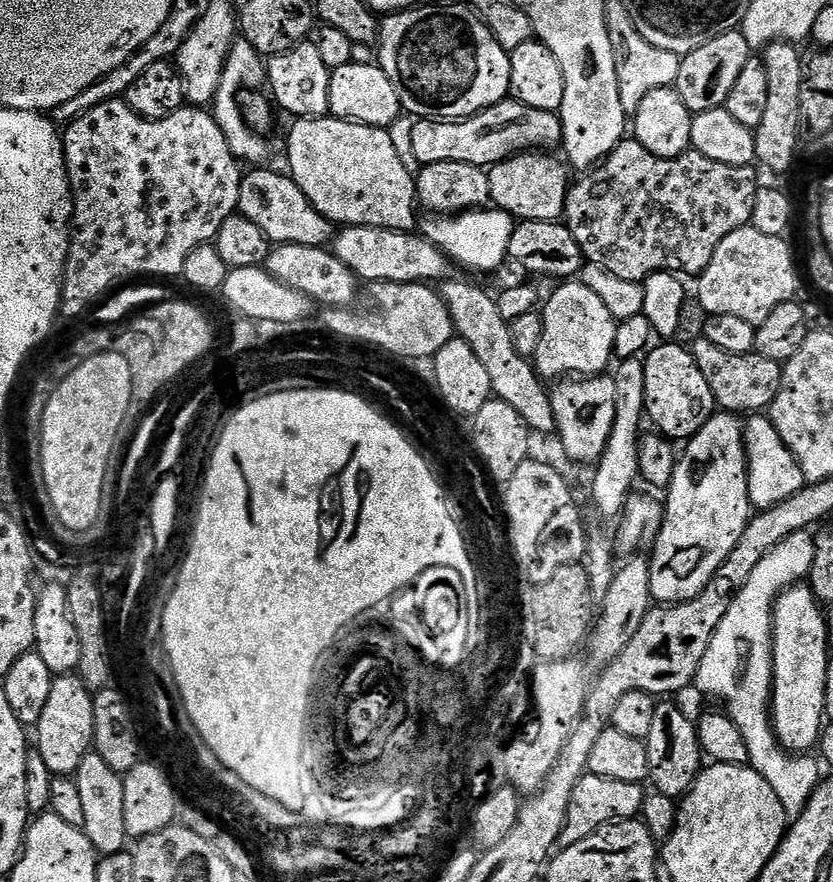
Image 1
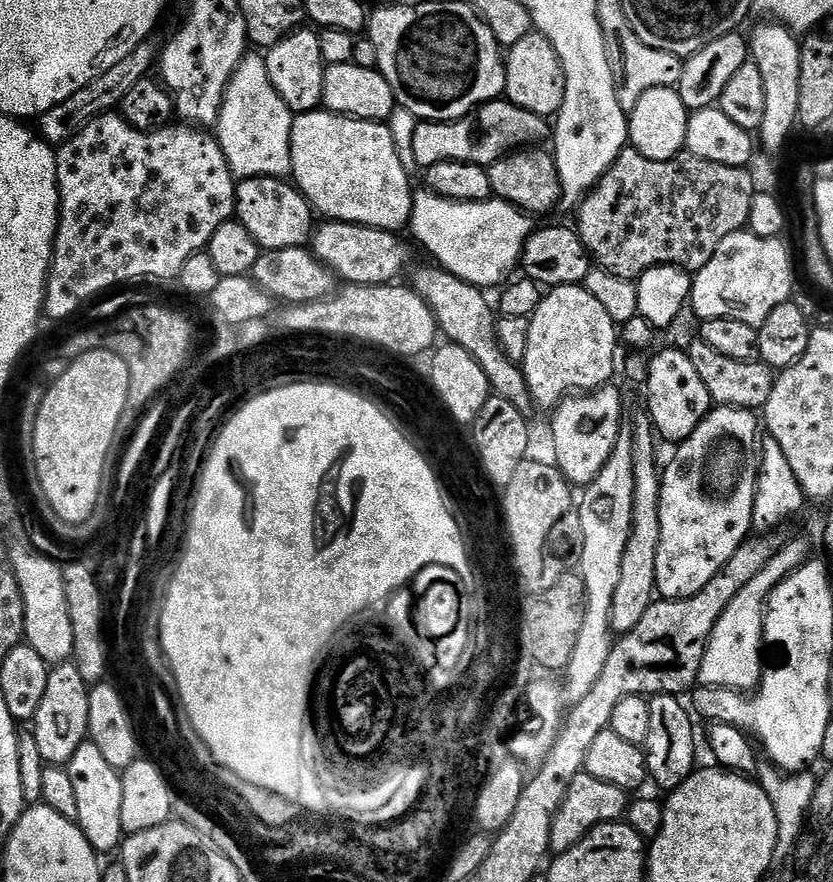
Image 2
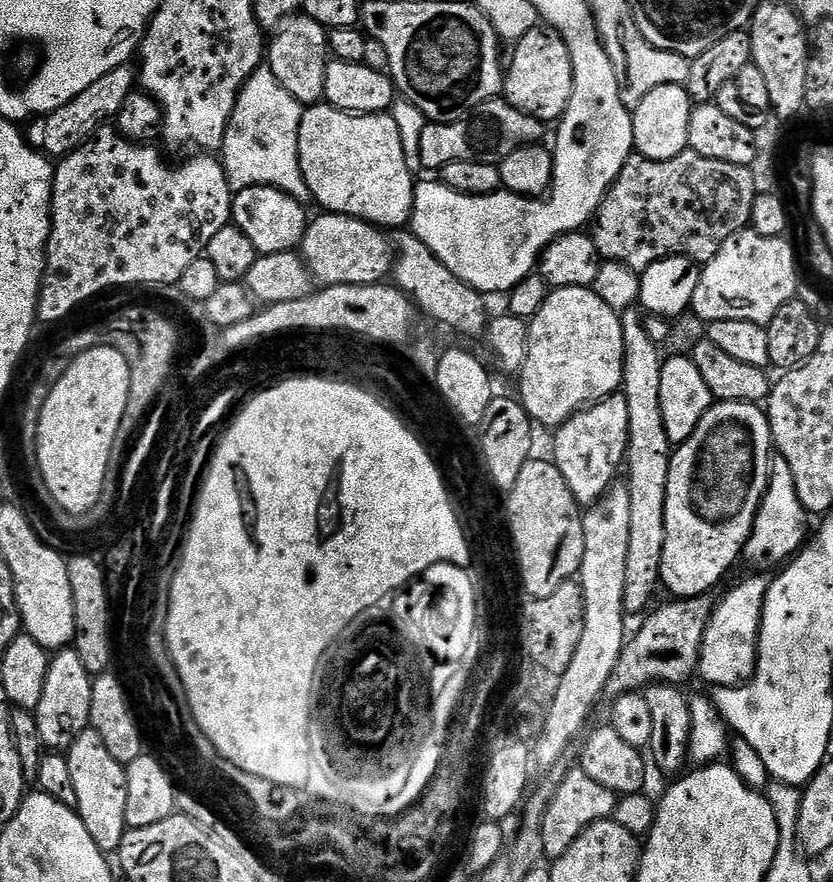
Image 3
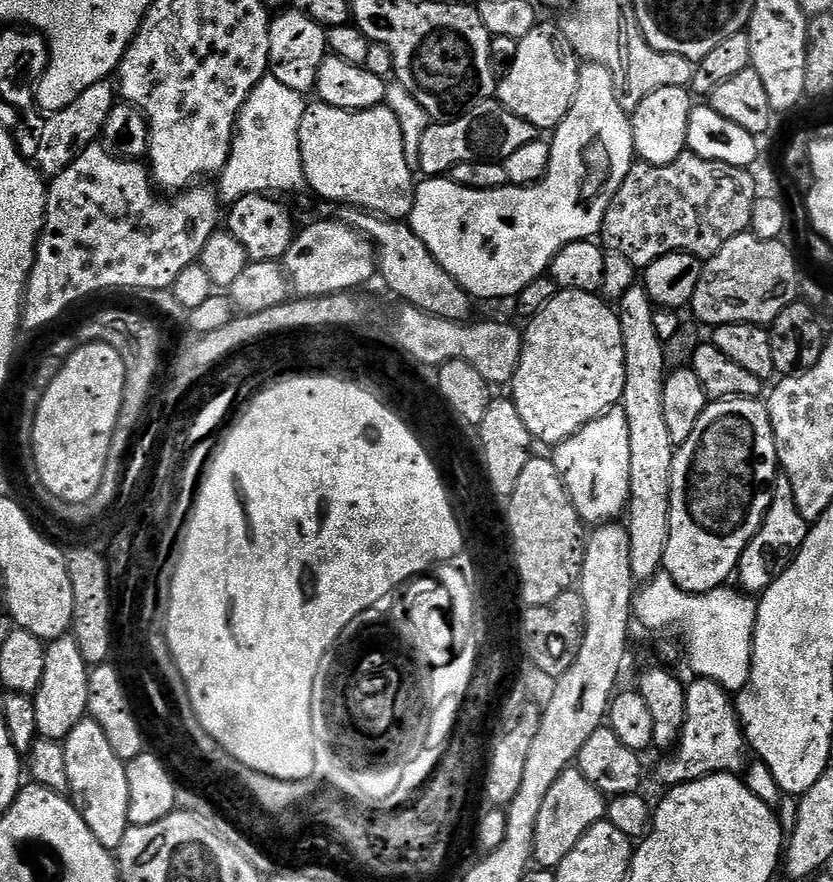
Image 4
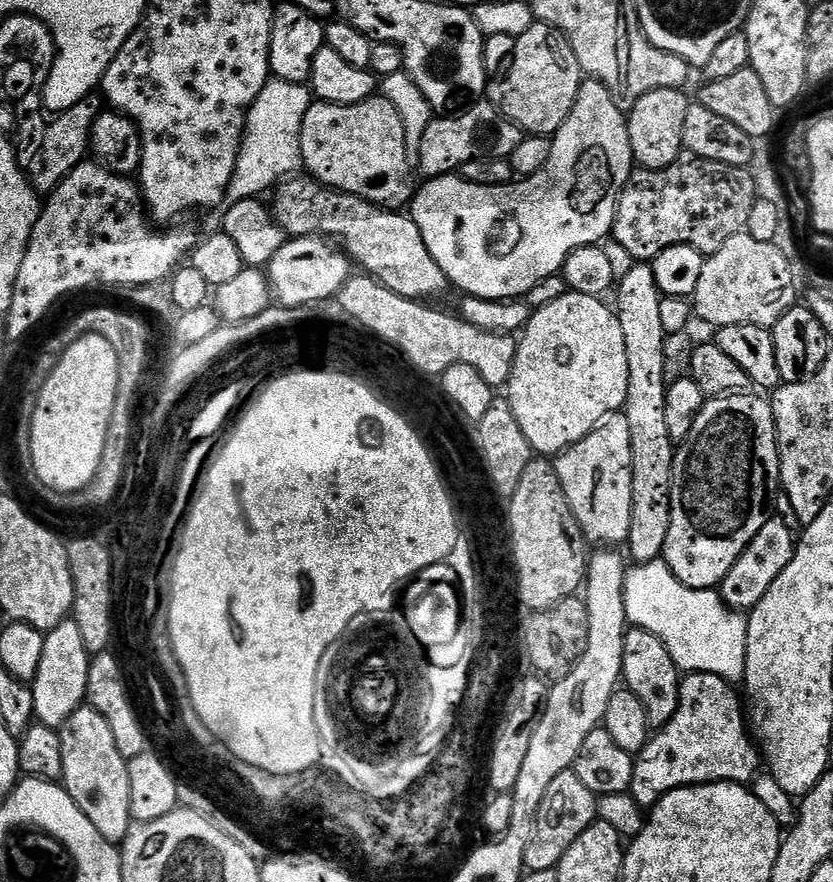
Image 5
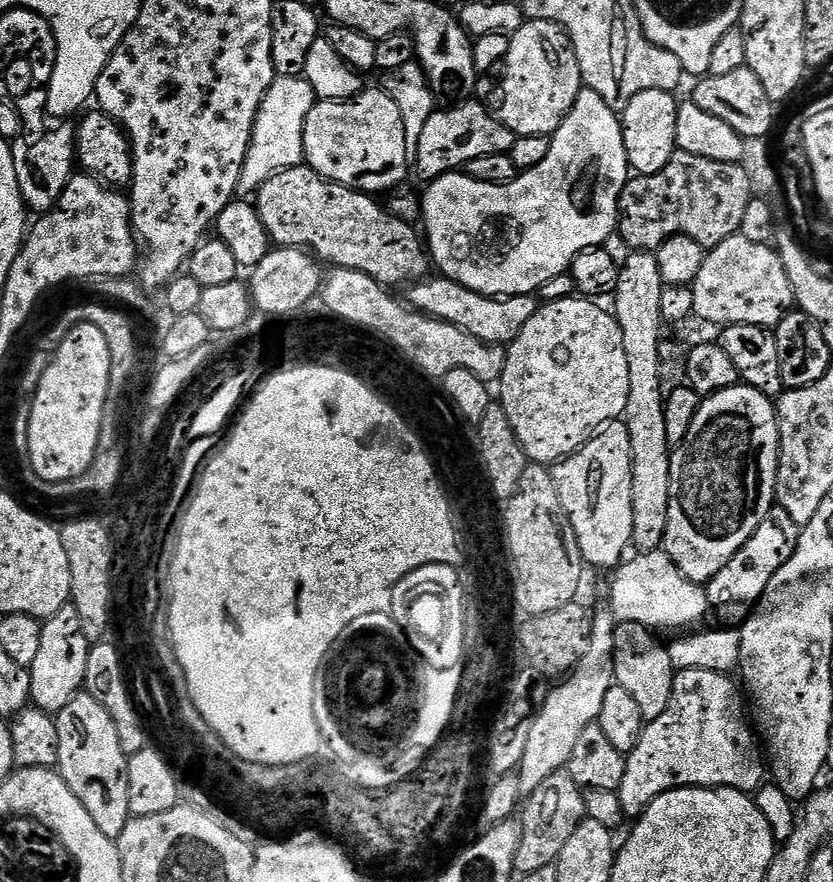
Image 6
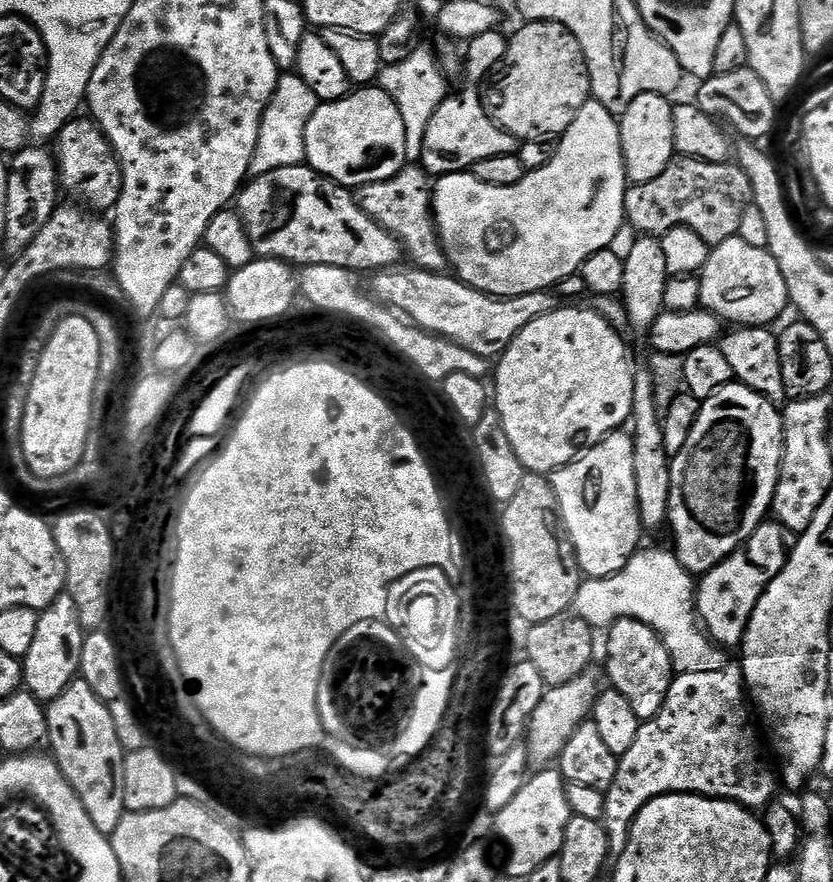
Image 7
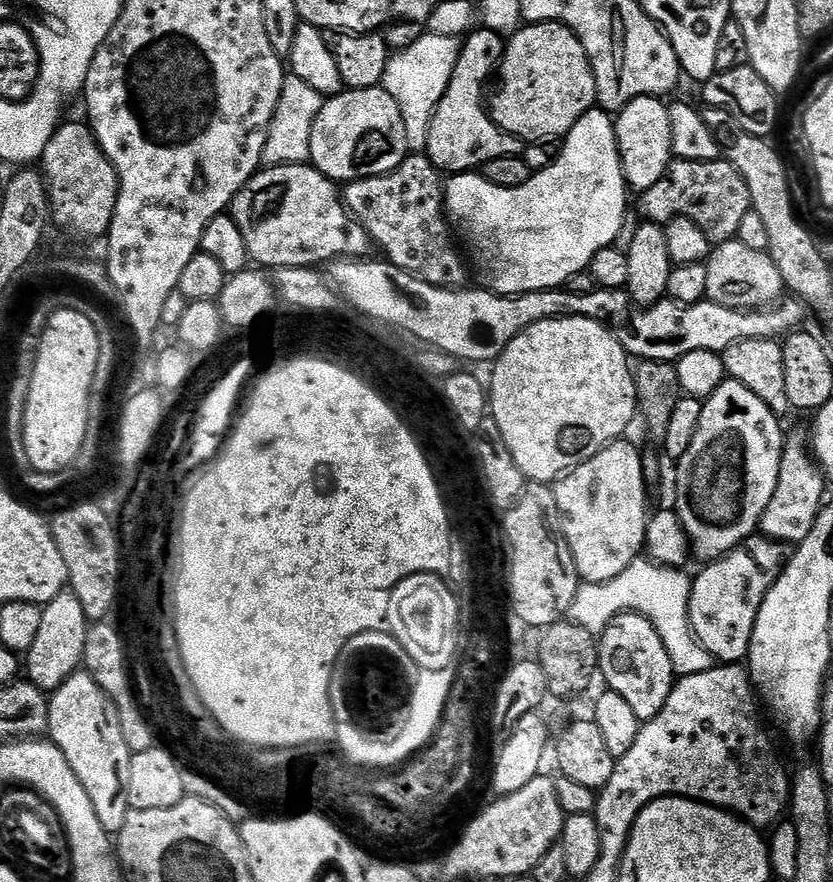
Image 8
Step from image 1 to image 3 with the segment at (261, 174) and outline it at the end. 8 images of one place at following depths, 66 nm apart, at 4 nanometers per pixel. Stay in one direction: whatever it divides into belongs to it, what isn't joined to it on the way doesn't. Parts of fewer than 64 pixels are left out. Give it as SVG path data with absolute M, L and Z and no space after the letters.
M250 186L233 195L231 223L254 242L254 250L259 255L291 252L301 247L310 223L308 211L293 196L274 186Z

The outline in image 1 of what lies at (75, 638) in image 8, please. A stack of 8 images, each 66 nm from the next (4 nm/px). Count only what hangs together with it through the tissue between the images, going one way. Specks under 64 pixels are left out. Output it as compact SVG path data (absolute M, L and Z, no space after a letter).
M57 675L50 686L50 699L42 710L42 718L34 725L34 748L42 754L42 762L56 776L72 776L82 758L94 748L93 693L81 682L79 675Z

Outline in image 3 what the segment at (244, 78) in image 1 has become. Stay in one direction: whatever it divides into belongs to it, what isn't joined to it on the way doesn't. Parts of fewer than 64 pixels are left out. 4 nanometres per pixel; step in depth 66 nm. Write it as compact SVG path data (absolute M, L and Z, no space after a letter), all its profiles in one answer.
M261 66L252 71L236 99L234 114L228 123L222 149L222 163L233 193L246 190L250 186L274 186L293 196L300 204L308 206L313 203L312 192L306 186L306 178L300 169L298 154L298 134L305 111L305 105L298 103L294 94L287 92L286 86L282 86L278 78L274 78L270 69Z

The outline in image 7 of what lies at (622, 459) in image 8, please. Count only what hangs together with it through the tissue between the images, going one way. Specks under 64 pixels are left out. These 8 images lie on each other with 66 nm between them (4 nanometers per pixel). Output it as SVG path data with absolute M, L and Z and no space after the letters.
M627 431L611 432L602 442L580 453L571 464L551 473L552 489L558 498L560 521L566 526L570 542L576 551L578 566L585 577L605 580L622 571L628 559L641 547L638 482L634 482L634 442Z

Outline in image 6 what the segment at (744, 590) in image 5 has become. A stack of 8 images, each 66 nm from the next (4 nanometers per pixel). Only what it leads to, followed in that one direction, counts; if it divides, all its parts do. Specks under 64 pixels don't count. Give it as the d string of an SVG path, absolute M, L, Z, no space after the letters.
M773 506L768 517L758 526L758 530L754 530L752 537L742 546L742 550L738 550L738 554L734 554L731 562L708 581L708 606L711 615L716 615L724 623L721 625L743 625L756 607L756 603L762 598L766 586L770 586L770 578L774 578L774 574L778 574L778 570L782 570L786 562L790 562L801 531L801 525L796 524L794 518L786 514L786 510Z

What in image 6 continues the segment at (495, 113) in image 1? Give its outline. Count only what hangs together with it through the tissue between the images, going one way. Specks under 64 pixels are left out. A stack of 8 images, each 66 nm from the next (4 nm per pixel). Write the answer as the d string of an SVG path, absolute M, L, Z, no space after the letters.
M460 102L449 112L438 110L426 122L422 138L418 138L418 154L414 158L414 168L420 171L424 182L437 180L448 172L463 169L474 158L486 154L511 153L516 136L506 126L502 126L491 111L487 112L477 102Z

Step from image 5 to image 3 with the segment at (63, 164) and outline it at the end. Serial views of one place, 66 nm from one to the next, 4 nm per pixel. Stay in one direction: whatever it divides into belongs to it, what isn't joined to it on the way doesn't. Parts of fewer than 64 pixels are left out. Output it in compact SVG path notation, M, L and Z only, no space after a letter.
M120 64L114 70L108 71L97 81L82 90L82 93L72 96L70 102L58 110L49 113L45 118L45 137L43 151L52 158L63 158L83 144L89 136L108 121L115 119L122 104L135 89L138 80L137 69L131 64Z

